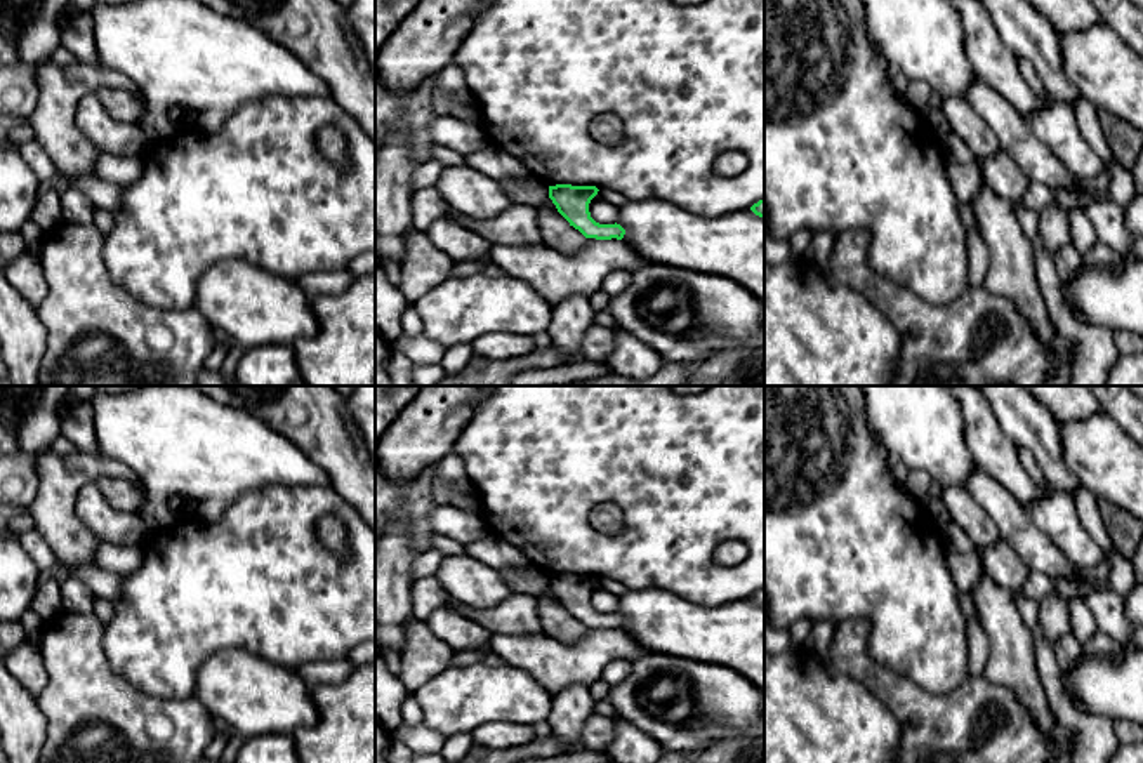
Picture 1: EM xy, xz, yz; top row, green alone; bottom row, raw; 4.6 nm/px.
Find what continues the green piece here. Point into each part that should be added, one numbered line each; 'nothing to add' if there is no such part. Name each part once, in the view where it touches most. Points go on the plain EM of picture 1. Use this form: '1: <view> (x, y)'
nothing to add

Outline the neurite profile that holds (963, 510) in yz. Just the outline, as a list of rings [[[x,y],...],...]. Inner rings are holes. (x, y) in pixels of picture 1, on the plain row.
[[[948,487],[941,492],[941,499],[950,520],[964,530],[973,547],[987,547],[1001,541],[994,521],[966,487]]]

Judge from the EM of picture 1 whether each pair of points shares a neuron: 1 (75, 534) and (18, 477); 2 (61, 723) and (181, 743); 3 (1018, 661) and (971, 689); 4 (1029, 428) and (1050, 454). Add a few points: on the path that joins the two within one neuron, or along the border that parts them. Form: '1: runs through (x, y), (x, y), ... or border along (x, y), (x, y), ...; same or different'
1: border along (37, 454), (37, 496), (30, 506); different
2: runs through (91, 718), (112, 720), (139, 744), (151, 744); same
3: border along (982, 675), (994, 683), (1008, 687), (1020, 704); different
4: runs through (1036, 435), (1046, 447); same

